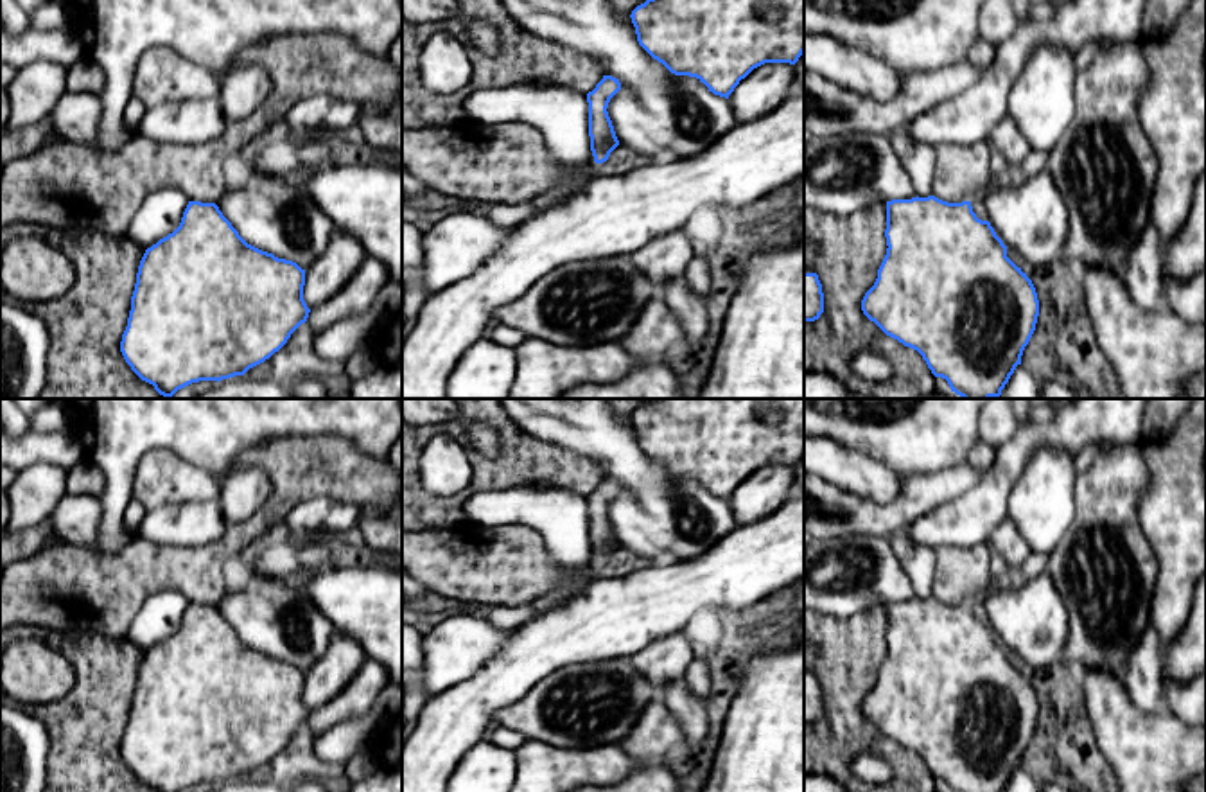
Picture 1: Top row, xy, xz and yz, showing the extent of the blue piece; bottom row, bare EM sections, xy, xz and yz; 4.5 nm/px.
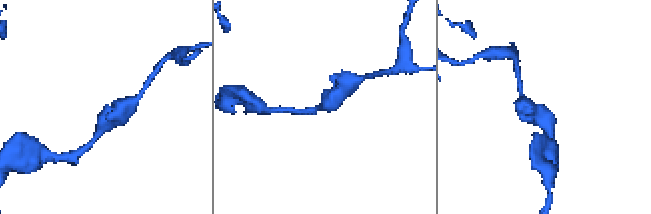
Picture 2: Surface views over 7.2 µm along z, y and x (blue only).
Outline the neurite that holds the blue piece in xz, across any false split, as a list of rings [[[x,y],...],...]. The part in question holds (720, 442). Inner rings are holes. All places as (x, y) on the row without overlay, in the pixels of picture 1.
[[[651,399],[632,417],[639,447],[675,478],[696,480],[714,497],[729,501],[754,471],[795,467],[804,456],[804,399]]]

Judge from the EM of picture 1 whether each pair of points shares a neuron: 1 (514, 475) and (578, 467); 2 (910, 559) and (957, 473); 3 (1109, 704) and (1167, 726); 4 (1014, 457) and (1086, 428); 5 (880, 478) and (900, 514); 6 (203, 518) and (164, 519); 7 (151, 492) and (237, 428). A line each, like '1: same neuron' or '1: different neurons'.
1: same neuron
2: different neurons
3: same neuron
4: same neuron
5: different neurons
6: same neuron
7: different neurons

